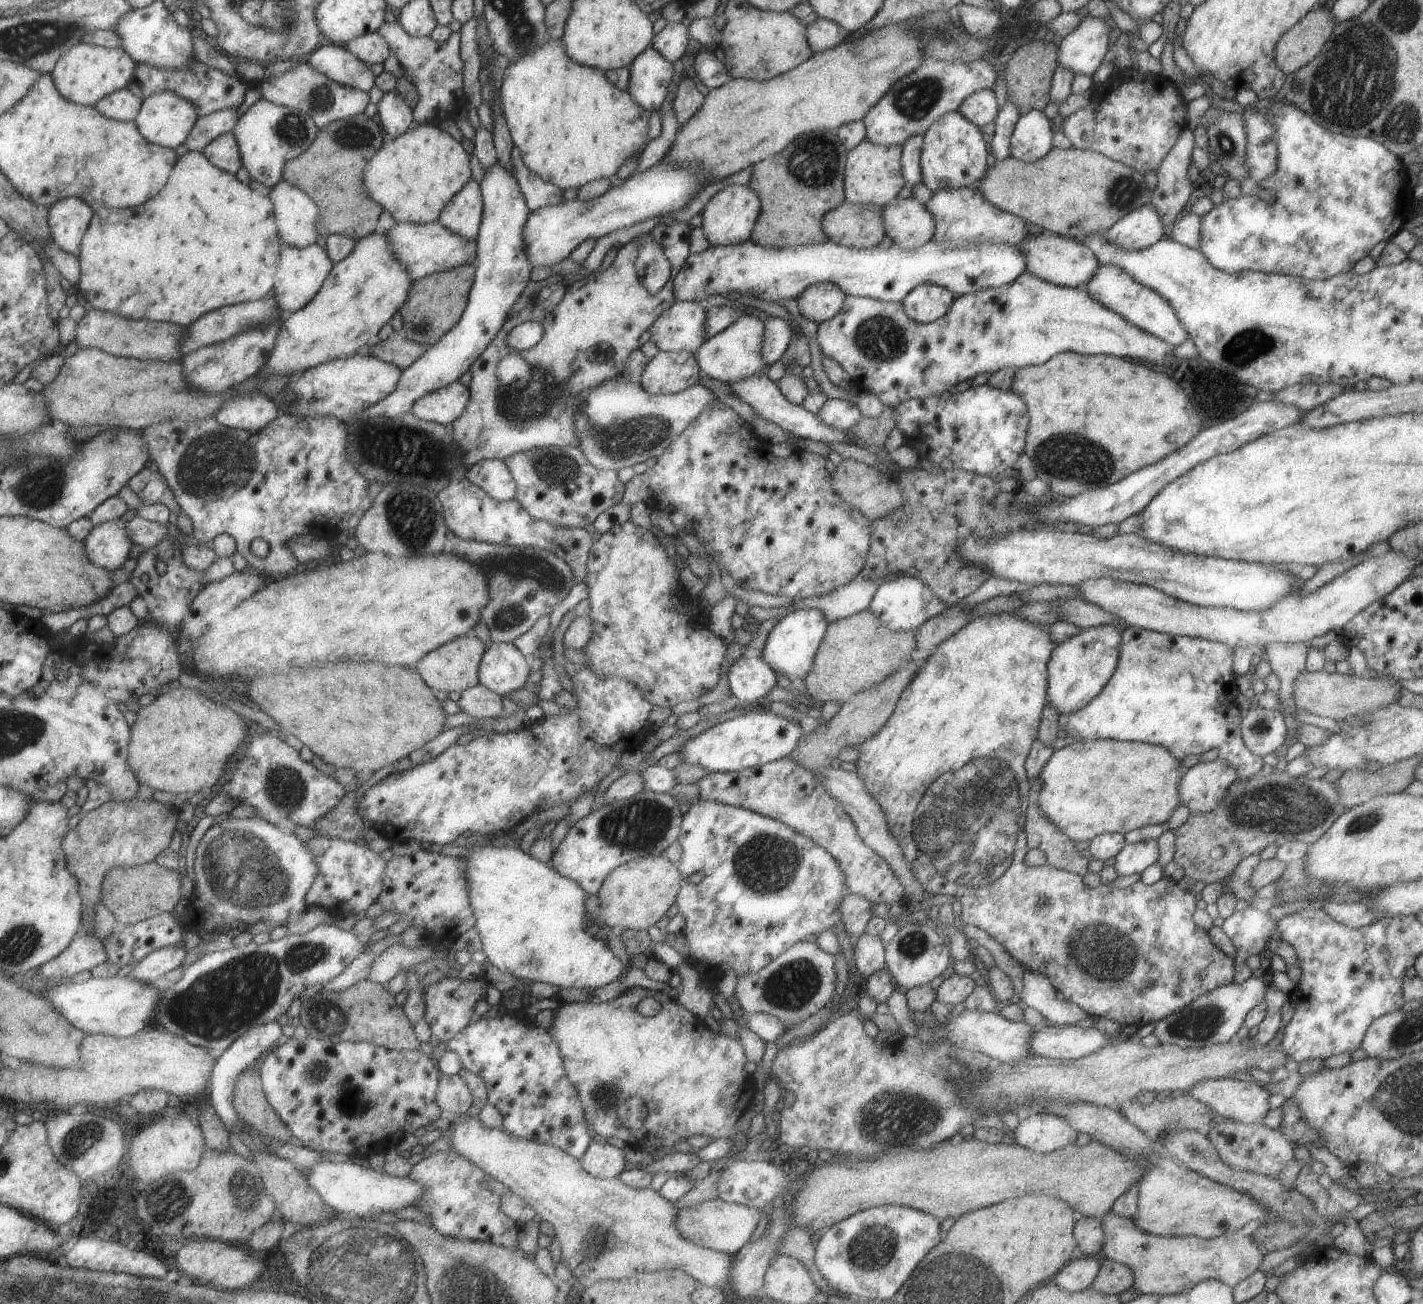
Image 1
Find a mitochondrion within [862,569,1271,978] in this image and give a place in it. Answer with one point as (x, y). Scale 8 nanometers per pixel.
(966, 825)

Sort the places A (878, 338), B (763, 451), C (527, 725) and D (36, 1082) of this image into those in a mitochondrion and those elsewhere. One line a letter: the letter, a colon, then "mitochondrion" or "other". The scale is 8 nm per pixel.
A: mitochondrion
B: other
C: other
D: other

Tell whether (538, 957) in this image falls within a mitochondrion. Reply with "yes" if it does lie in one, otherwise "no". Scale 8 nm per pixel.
yes

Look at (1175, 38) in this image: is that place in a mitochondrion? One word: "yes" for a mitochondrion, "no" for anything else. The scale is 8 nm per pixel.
no

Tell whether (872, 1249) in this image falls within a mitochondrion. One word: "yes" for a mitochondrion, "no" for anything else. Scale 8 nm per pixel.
yes

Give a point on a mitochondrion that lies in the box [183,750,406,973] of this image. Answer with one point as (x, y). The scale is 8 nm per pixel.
(273, 887)

